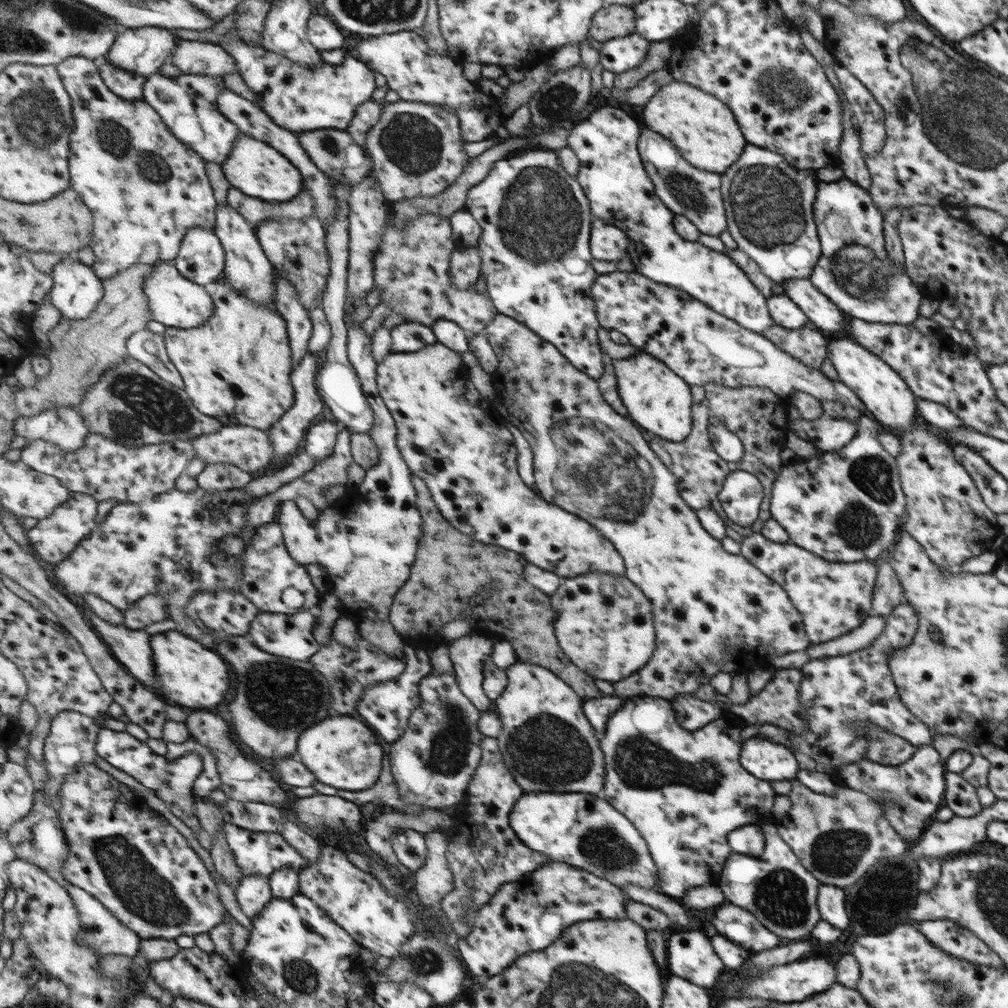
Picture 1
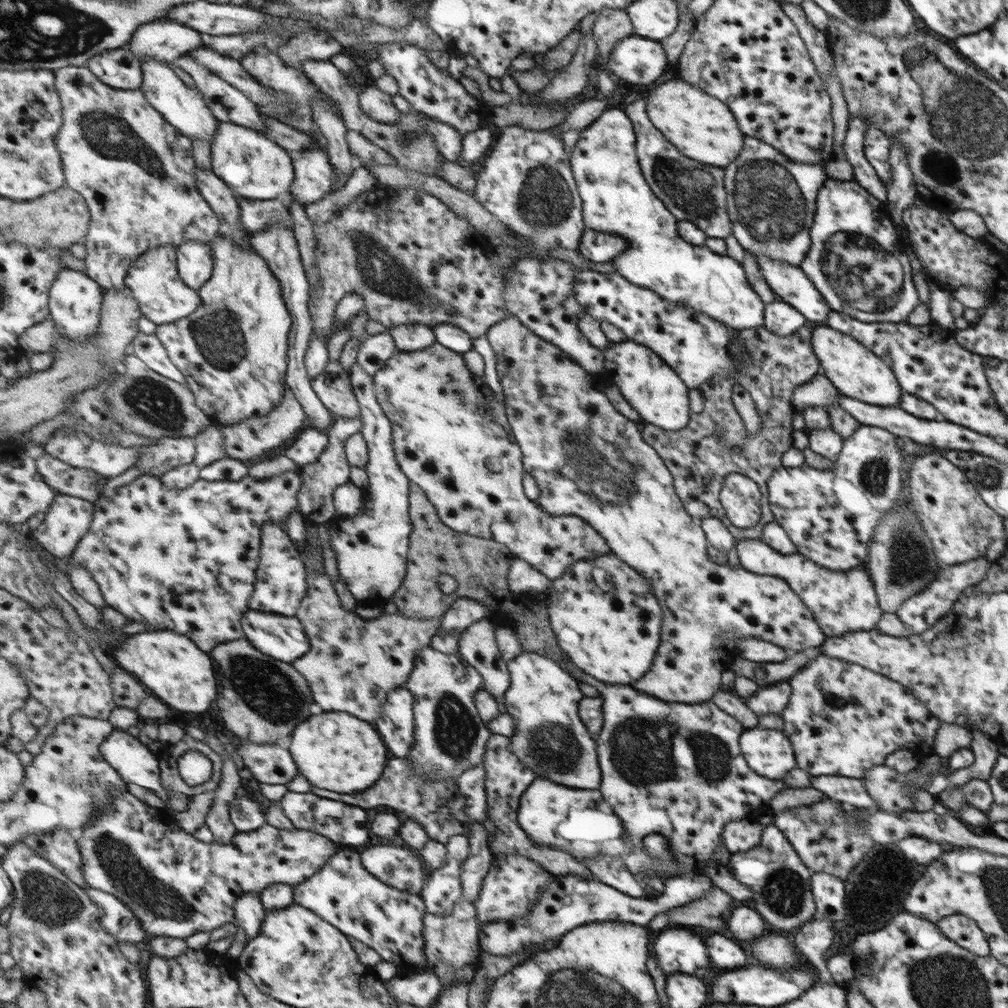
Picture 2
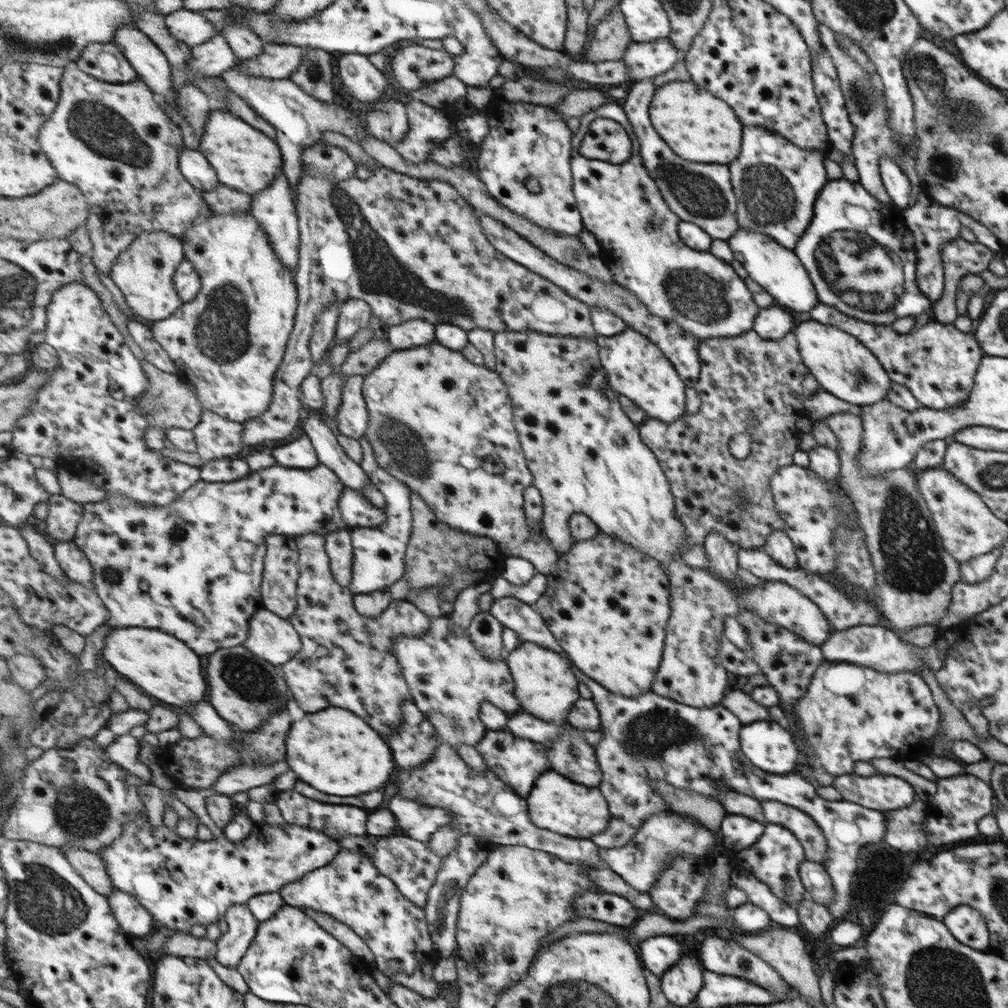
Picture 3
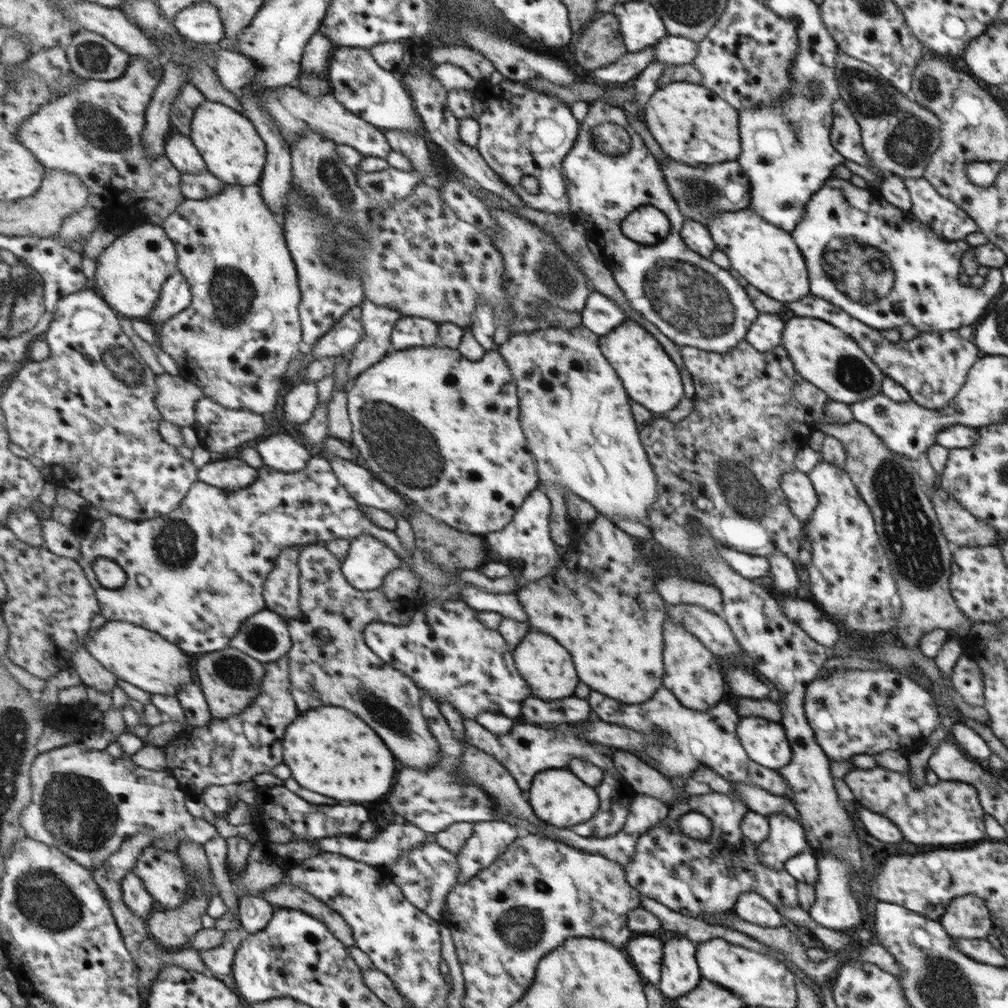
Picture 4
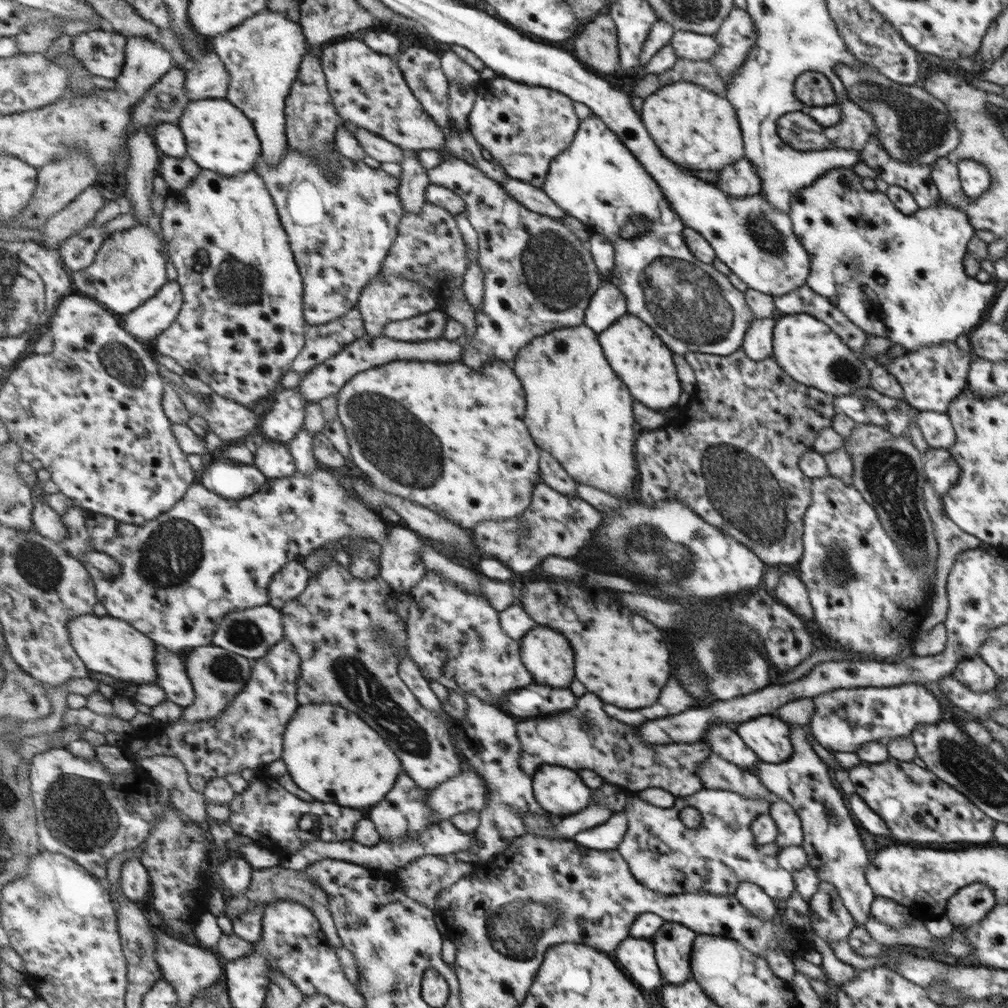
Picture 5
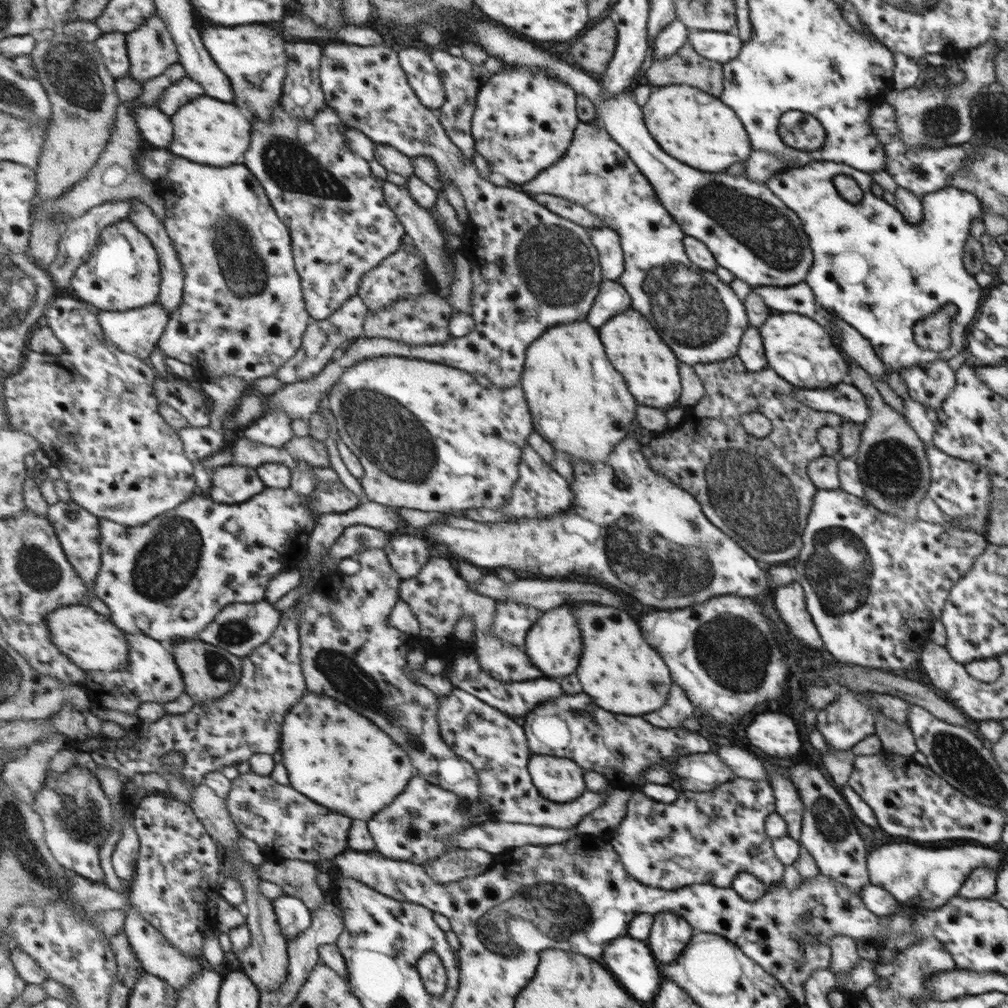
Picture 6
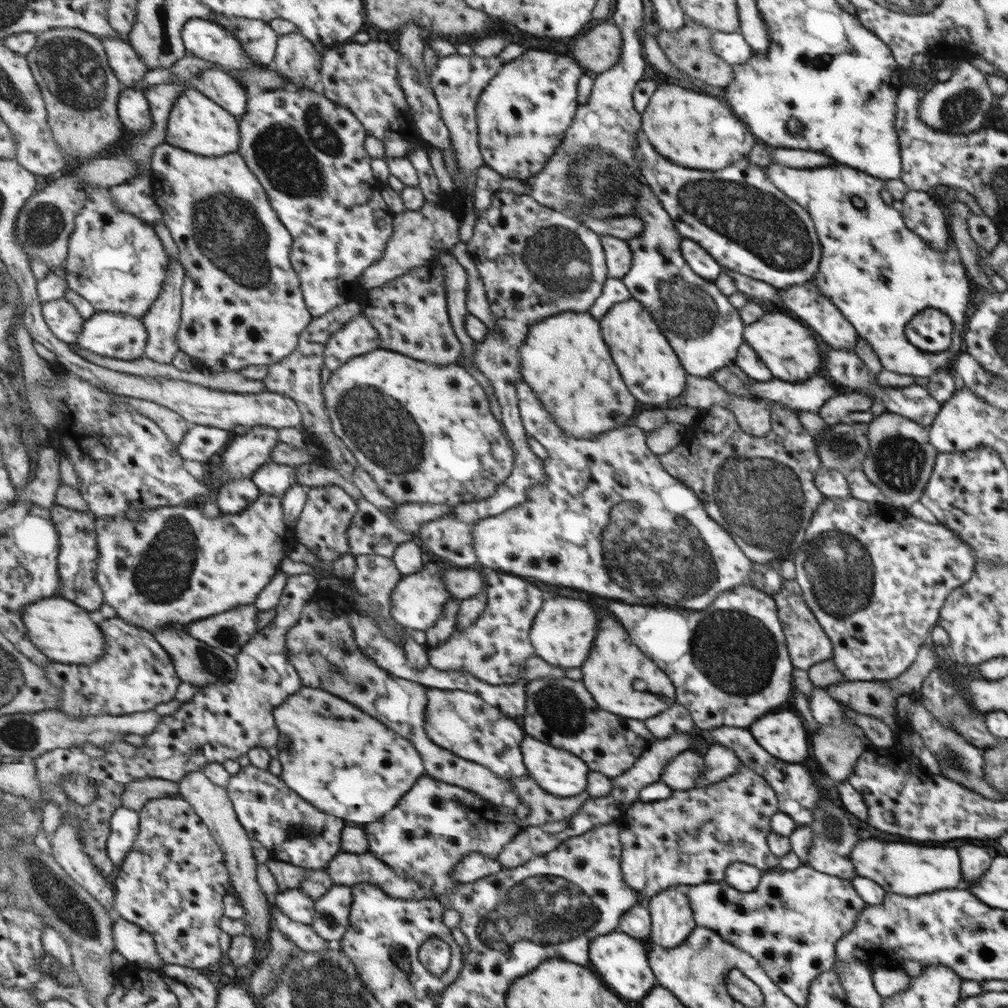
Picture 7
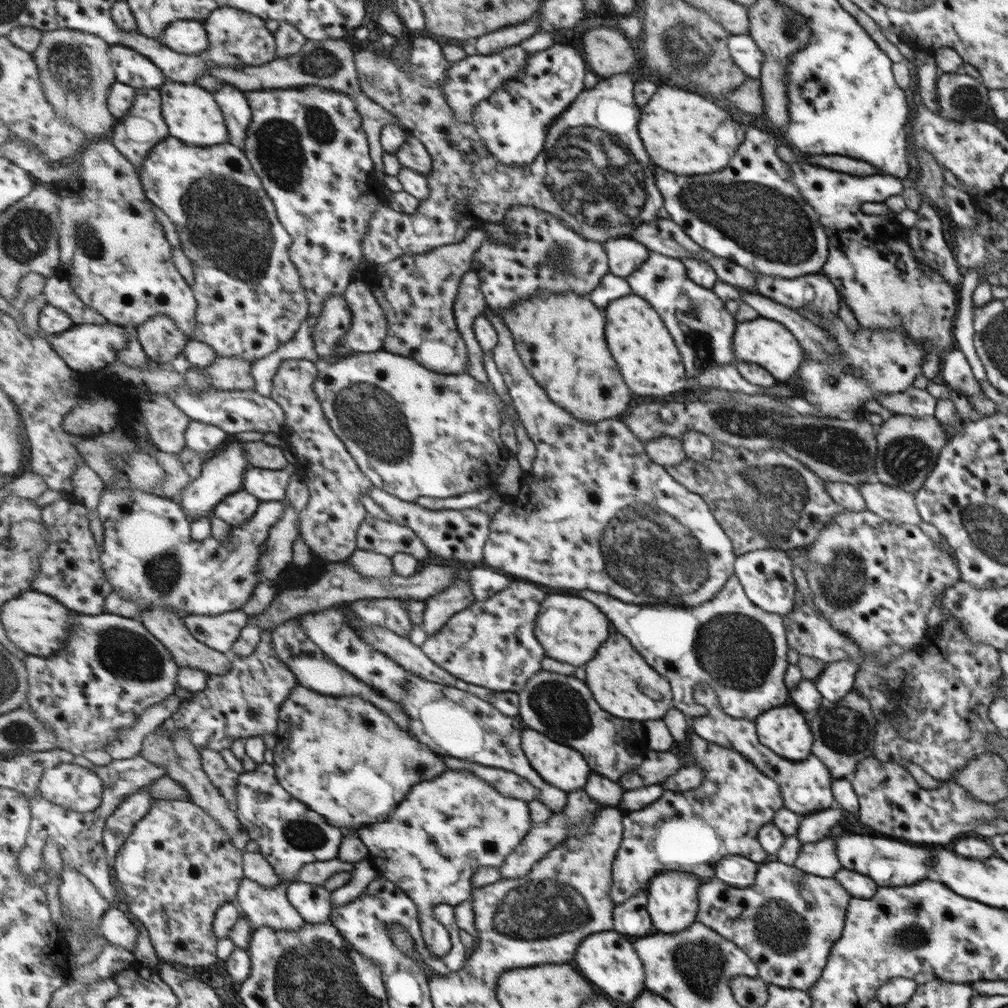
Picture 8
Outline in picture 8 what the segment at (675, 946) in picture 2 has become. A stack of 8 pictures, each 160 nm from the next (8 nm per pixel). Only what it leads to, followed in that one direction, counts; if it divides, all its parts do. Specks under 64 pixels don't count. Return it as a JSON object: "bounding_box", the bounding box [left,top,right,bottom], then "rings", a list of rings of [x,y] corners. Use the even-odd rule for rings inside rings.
{"bounding_box":[577,930,645,1004],"rings":[[[611,930],[589,935],[578,950],[577,968],[583,972],[583,976],[587,976],[587,980],[591,980],[603,994],[611,996],[613,1000],[631,1004],[645,990],[645,966],[634,946],[621,933]]]}

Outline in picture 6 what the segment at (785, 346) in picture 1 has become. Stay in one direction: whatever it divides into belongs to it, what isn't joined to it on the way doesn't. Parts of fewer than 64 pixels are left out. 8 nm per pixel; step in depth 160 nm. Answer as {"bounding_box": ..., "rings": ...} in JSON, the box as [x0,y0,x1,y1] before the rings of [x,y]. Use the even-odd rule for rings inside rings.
{"bounding_box":[643,355,842,566],"rings":[[[738,355],[717,363],[697,363],[694,373],[704,388],[703,396],[692,407],[686,407],[679,424],[670,431],[663,430],[643,447],[650,468],[669,477],[671,482],[692,493],[701,505],[706,519],[717,528],[723,528],[742,548],[747,548],[755,560],[766,566],[795,558],[802,548],[802,530],[813,506],[816,486],[809,480],[806,466],[810,460],[825,454],[818,444],[817,434],[822,426],[837,426],[842,416],[832,412],[821,412],[797,401],[794,385],[769,366],[759,372],[751,372]],[[755,410],[770,422],[770,433],[765,438],[751,436],[742,427],[742,413]]]}

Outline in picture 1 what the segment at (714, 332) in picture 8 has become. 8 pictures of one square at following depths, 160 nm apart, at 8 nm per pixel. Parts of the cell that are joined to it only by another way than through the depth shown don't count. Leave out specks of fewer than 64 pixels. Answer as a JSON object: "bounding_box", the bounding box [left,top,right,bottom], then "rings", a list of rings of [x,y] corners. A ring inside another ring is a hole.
{"bounding_box":[568,107,774,333],"rings":[[[614,107],[596,108],[590,114],[589,120],[579,123],[571,131],[568,146],[573,148],[579,157],[580,168],[577,179],[586,192],[594,216],[607,225],[614,225],[615,228],[621,229],[631,238],[630,257],[635,265],[633,271],[636,273],[646,276],[653,282],[683,291],[694,300],[701,301],[707,308],[730,317],[731,320],[742,325],[742,328],[750,329],[751,332],[759,333],[773,327],[774,319],[770,316],[766,298],[725,252],[720,253],[707,248],[706,245],[687,242],[674,229],[672,220],[674,214],[665,208],[653,193],[651,182],[643,170],[638,153],[639,135],[639,124],[629,114],[625,114],[625,111]]]}

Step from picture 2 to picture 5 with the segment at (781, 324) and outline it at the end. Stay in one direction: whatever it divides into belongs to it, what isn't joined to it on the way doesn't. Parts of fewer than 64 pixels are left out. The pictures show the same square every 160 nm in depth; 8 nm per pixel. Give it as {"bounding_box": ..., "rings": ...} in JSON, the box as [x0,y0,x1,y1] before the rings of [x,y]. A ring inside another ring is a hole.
{"bounding_box":[741,317,777,362],"rings":[[[777,317],[754,319],[742,340],[741,350],[755,362],[771,356],[773,351],[773,330]]]}

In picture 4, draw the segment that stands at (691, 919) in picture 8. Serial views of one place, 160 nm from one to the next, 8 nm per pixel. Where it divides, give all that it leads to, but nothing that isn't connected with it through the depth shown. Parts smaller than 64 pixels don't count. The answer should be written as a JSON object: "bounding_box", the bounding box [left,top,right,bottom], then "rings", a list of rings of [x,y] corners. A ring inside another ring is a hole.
{"bounding_box":[657,938,702,998],"rings":[[[669,938],[663,943],[662,979],[657,987],[664,997],[676,998],[693,991],[702,978],[695,966],[693,944],[688,938]]]}

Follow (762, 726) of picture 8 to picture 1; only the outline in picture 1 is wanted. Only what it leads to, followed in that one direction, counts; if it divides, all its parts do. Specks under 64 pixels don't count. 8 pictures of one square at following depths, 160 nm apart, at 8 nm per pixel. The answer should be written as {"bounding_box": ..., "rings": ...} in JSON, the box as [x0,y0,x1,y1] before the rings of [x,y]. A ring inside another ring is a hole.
{"bounding_box":[739,737,797,781],"rings":[[[752,737],[743,741],[739,764],[761,781],[791,781],[796,779],[797,762],[791,750],[777,741]]]}

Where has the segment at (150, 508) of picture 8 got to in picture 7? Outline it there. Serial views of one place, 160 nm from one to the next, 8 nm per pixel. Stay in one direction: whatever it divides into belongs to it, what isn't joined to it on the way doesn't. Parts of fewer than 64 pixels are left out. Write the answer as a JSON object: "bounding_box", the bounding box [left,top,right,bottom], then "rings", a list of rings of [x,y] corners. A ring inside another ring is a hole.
{"bounding_box":[96,493,289,632],"rings":[[[262,493],[249,508],[237,514],[220,513],[211,519],[203,514],[199,505],[195,508],[132,508],[126,515],[97,517],[96,528],[99,545],[97,579],[106,604],[116,610],[119,618],[155,632],[170,625],[187,628],[196,620],[255,602],[280,571],[287,550],[285,532],[289,526],[282,497]]]}

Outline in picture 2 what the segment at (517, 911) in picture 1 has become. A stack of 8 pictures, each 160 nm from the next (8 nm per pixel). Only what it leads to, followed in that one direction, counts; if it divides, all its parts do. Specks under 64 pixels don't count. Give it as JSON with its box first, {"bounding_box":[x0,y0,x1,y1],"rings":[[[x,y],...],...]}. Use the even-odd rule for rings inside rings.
{"bounding_box":[479,873,714,959],"rings":[[[687,873],[683,875],[677,875],[671,878],[669,883],[666,883],[664,889],[661,893],[654,895],[652,898],[645,898],[641,899],[639,897],[632,897],[627,896],[626,893],[619,892],[618,889],[613,888],[611,885],[605,884],[599,879],[586,879],[582,876],[577,875],[558,875],[558,878],[554,880],[553,883],[550,884],[550,887],[546,888],[546,891],[542,892],[542,895],[539,897],[538,906],[534,908],[534,911],[530,912],[529,918],[523,918],[523,920],[514,921],[513,923],[506,923],[505,921],[501,920],[501,922],[495,922],[495,924],[487,924],[485,928],[480,928],[480,947],[482,948],[482,952],[480,953],[479,958],[481,959],[481,955],[485,952],[490,952],[491,954],[497,954],[499,956],[510,956],[515,955],[516,952],[522,952],[526,950],[526,948],[531,948],[534,944],[543,944],[544,942],[551,942],[552,940],[560,940],[562,939],[569,931],[573,931],[575,928],[583,927],[585,924],[589,922],[617,922],[621,924],[633,924],[635,926],[644,927],[647,922],[650,923],[654,916],[657,915],[659,912],[665,912],[670,908],[675,906],[683,906],[692,900],[696,900],[696,898],[700,898],[700,896],[705,896],[708,890],[714,888],[714,884],[711,882],[711,879],[708,876],[705,876],[700,873]]]}

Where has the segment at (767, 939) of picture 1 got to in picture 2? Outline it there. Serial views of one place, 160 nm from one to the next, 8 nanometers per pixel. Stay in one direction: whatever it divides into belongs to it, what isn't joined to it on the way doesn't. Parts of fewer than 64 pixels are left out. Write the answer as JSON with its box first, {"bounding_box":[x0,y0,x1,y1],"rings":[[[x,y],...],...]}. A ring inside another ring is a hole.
{"bounding_box":[727,906,765,943],"rings":[[[739,906],[730,912],[727,930],[741,943],[758,939],[765,934],[763,924],[763,918],[756,909],[750,906]]]}

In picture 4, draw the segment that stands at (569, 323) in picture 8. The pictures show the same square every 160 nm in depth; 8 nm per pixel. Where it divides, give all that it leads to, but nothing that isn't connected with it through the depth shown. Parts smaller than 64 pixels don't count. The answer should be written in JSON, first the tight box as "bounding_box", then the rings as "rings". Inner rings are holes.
{"bounding_box":[497,325,658,550],"rings":[[[585,325],[573,330],[545,327],[532,333],[513,335],[497,347],[518,384],[522,427],[538,463],[541,488],[546,489],[553,502],[550,535],[562,550],[570,547],[573,540],[571,519],[565,505],[567,492],[574,492],[590,502],[605,518],[624,518],[646,526],[649,525],[650,509],[658,498],[657,476],[641,442],[642,424],[631,418],[629,398],[613,368],[603,358],[599,337]]]}

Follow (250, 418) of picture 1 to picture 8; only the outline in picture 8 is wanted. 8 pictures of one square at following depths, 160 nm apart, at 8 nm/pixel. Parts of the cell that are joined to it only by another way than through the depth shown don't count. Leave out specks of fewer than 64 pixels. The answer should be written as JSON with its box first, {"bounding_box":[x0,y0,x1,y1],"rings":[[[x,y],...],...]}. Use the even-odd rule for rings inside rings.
{"bounding_box":[140,135,310,362],"rings":[[[169,135],[150,150],[145,163],[143,163],[140,179],[142,180],[142,186],[145,189],[147,198],[175,224],[182,249],[193,261],[195,282],[192,284],[192,288],[199,304],[198,327],[194,332],[194,340],[210,344],[215,349],[218,357],[238,356],[249,362],[261,360],[261,358],[265,358],[272,352],[277,351],[283,344],[291,342],[302,327],[302,322],[309,317],[310,301],[307,299],[306,287],[302,283],[302,275],[298,271],[298,265],[294,263],[290,256],[290,248],[294,245],[294,238],[291,237],[291,234],[283,227],[282,221],[279,220],[274,201],[268,196],[262,178],[259,177],[259,174],[255,173],[254,166],[247,159],[244,150],[234,144],[227,143],[209,146],[209,148],[197,148],[197,146],[187,146],[179,138]]]}

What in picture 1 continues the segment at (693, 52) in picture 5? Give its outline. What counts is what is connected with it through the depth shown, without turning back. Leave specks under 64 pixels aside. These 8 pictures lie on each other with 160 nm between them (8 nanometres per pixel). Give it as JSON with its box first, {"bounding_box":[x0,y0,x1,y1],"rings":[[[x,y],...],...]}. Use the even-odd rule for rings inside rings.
{"bounding_box":[598,31,648,74],"rings":[[[635,31],[630,35],[602,42],[598,49],[599,62],[603,69],[619,74],[635,68],[645,58],[647,49],[648,41]]]}

